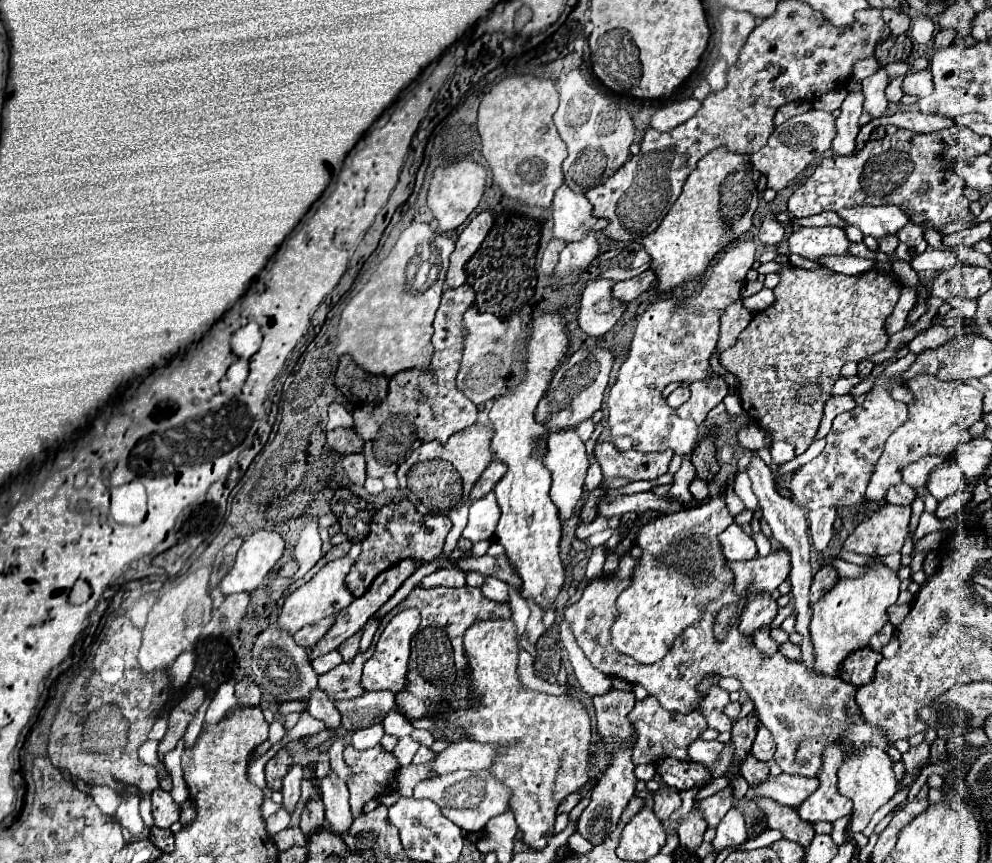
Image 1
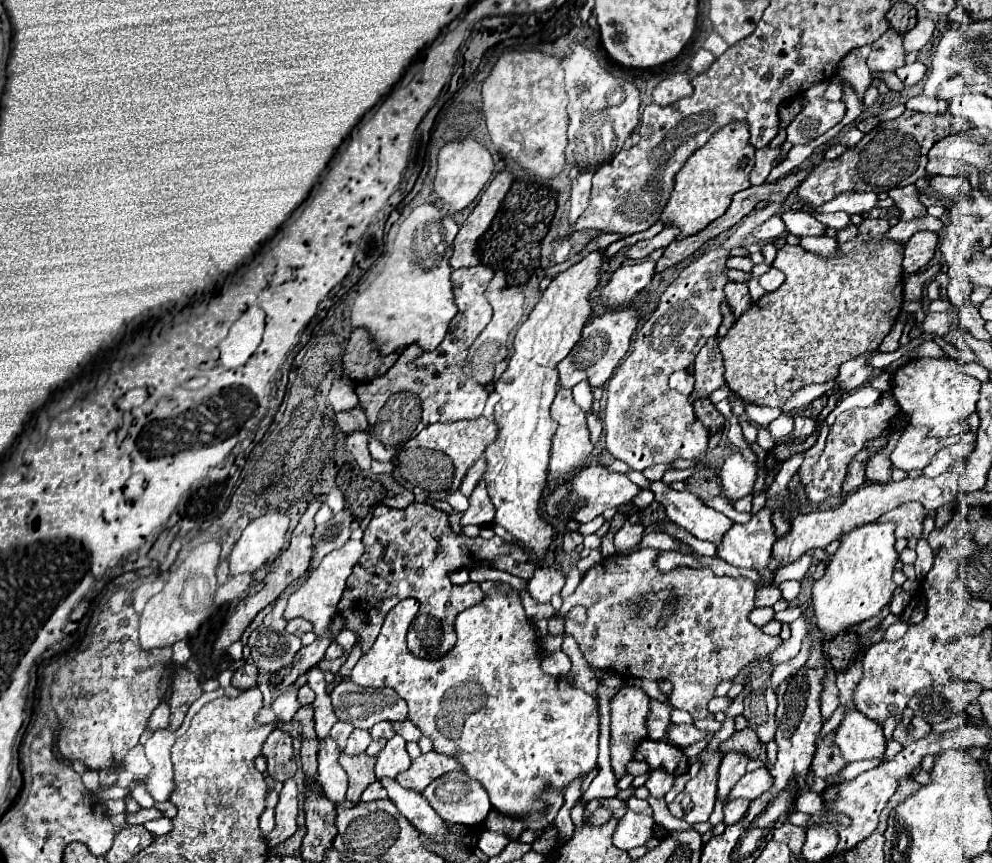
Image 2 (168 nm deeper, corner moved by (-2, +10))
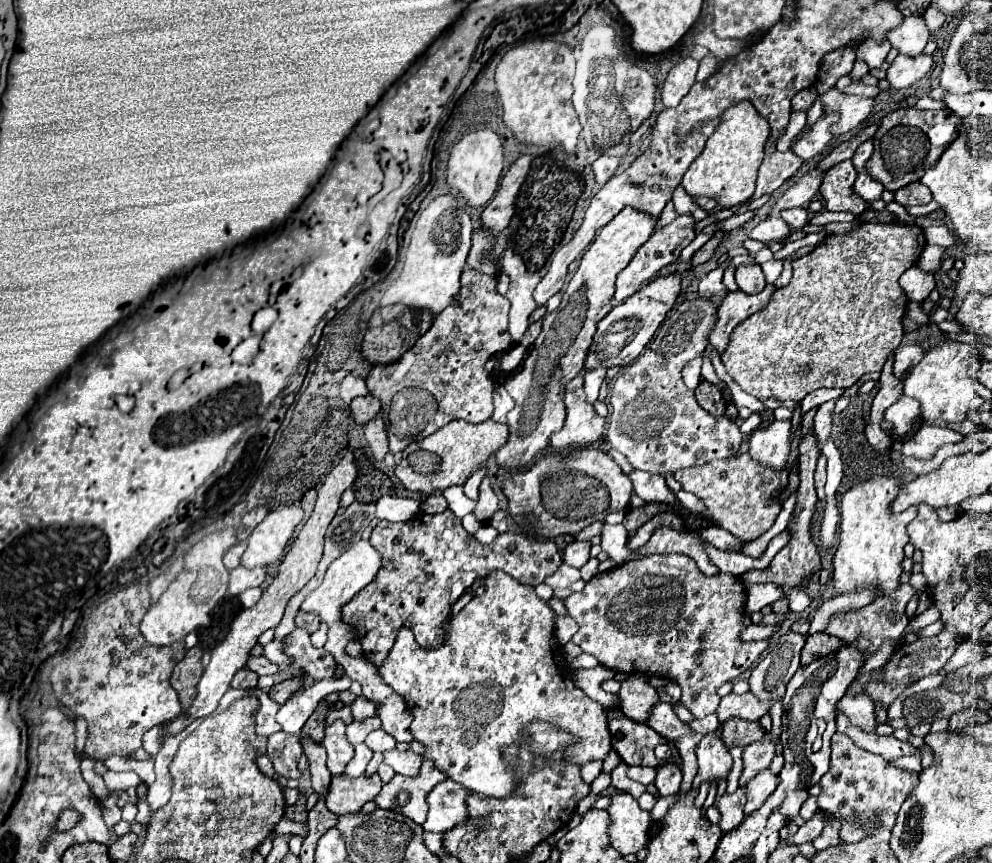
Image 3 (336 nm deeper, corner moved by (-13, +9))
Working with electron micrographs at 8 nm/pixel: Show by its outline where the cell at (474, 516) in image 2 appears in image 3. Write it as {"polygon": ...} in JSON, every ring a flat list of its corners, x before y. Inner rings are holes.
{"polygon":[[484,478,482,484,480,484,480,498,478,498,478,502,476,502,474,514,476,514,476,518,484,524,484,522,488,522,488,520,492,518,492,514,494,514,496,510,498,510,498,496,494,494,488,478]]}

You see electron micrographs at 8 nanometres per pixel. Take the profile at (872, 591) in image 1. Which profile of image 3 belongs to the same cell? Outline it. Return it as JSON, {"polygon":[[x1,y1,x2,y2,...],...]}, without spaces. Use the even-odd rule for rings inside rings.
{"polygon":[[874,476,854,484,840,498,840,540,834,554,834,588,838,594,878,586,884,590,884,596,888,596,898,588,904,546,908,544,906,526,916,518,916,506,902,514,890,510,902,486,904,482,898,476]]}

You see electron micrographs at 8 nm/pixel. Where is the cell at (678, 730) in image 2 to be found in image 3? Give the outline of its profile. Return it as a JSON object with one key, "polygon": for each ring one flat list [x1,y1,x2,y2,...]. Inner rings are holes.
{"polygon":[[658,702,658,704,650,710,650,716,648,716,646,724,648,724,650,728,654,728,662,738,668,738,670,742,674,742,676,738,680,738,680,736,686,734,686,732,692,732,692,730,676,716,676,712,672,710,672,706,666,704,666,702]]}

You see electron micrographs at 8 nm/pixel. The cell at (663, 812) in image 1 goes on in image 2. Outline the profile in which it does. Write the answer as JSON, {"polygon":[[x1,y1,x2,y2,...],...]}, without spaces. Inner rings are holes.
{"polygon":[[659,769,659,771,651,771,651,777,649,777,649,781,645,783,645,787,649,789,651,797,663,799,663,797,671,791,673,781,675,781,673,775,669,775,669,773,665,773,665,771]]}

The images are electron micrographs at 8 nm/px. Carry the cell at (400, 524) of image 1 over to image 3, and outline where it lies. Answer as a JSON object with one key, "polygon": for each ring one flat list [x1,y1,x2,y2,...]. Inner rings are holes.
{"polygon":[[450,510,420,514,408,522,382,520,372,530,370,544,382,554,382,568,372,584,342,606,342,620,358,632,364,656,374,666,382,666,388,650,396,642,398,630,404,626,414,632,424,648,440,644,450,616,448,596,456,580,462,580,466,588,470,588,474,580,494,570,504,570,522,584,538,586,562,564,562,554,554,540,532,540,510,530,498,534,492,544,484,546,462,528]]}

